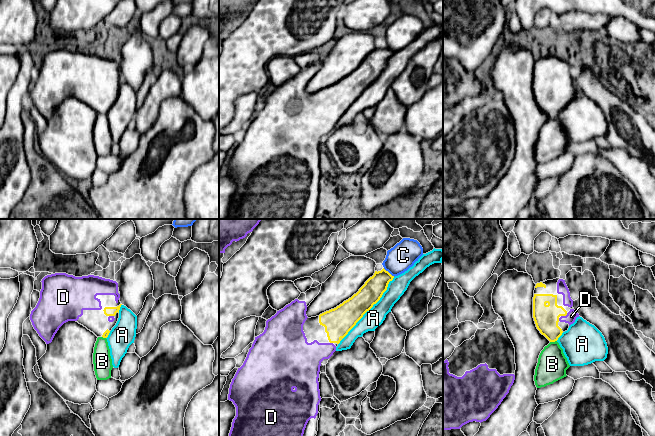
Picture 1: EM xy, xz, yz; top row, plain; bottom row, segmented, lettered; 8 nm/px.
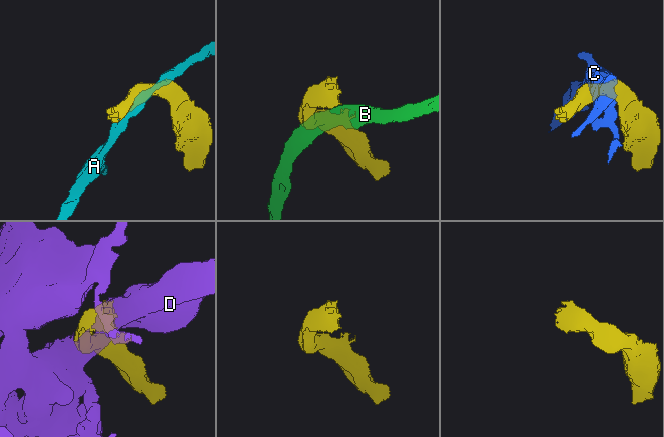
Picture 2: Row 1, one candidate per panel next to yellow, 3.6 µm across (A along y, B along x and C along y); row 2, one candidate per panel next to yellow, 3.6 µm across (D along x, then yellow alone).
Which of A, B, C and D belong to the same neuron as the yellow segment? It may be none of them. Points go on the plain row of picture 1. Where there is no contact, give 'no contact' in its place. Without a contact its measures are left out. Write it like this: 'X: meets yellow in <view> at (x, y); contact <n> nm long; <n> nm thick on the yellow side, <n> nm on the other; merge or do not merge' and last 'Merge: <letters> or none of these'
A: meets yellow in xz at (367, 86); contact 700 nm long; 220 nm thick on the yellow side, 150 nm on the other; do not merge
B: meets yellow in yz at (553, 117); contact 60 nm long; 200 nm thick on the yellow side, 240 nm on the other; do not merge
C: meets yellow in xz at (388, 48); contact 120 nm long; 180 nm thick on the yellow side, 220 nm on the other; do not merge
D: meets yellow in yz at (564, 91); contact 60 nm long; 200 nm thick on the yellow side, 90 nm on the other; merge
Merge: D

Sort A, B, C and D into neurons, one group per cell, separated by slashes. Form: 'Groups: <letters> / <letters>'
Groups: A / B / C / D

